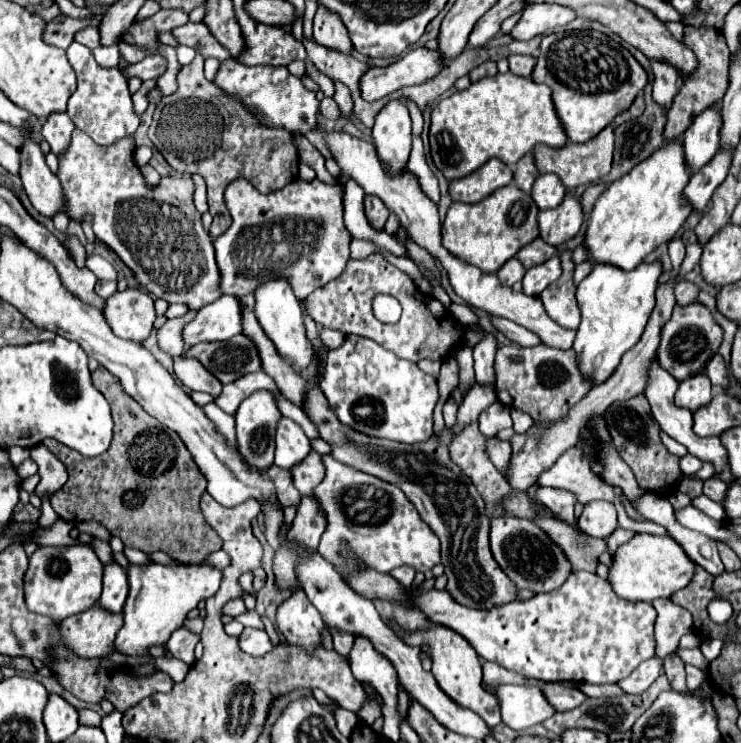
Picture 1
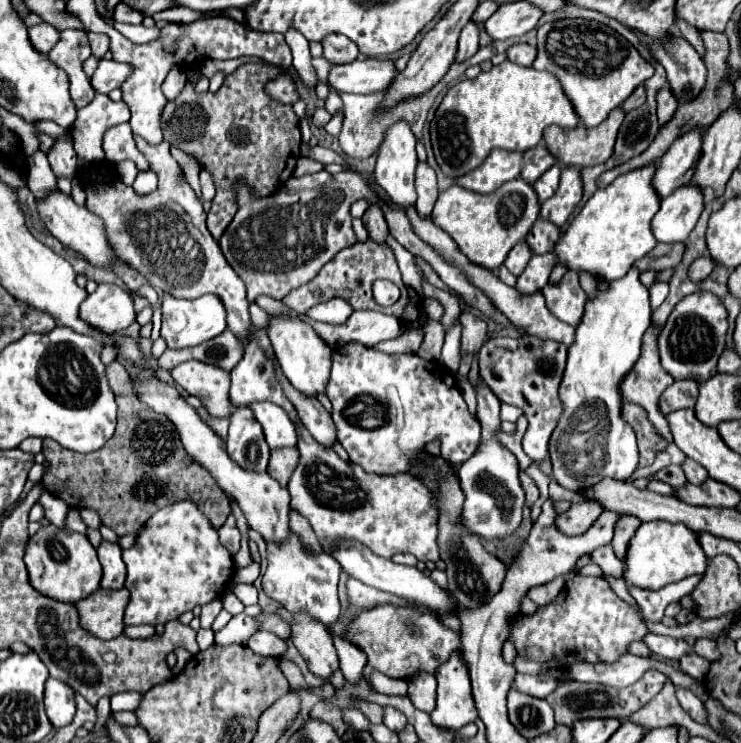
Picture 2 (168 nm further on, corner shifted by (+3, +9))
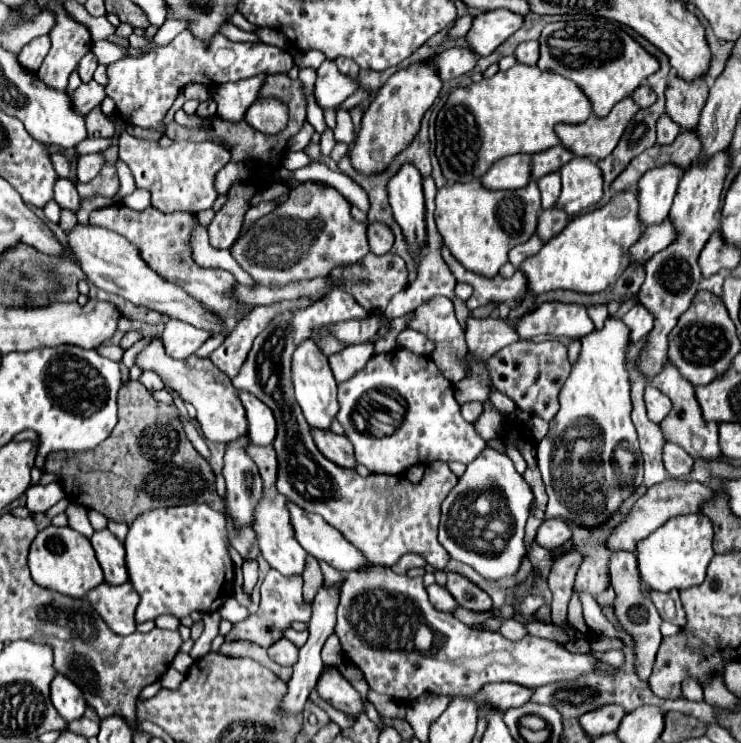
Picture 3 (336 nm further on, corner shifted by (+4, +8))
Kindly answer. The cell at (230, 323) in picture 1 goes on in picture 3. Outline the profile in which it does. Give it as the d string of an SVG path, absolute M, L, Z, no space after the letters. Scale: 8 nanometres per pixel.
M169 320L165 324L165 332L161 342L165 352L175 360L185 360L209 338L209 332L203 332L191 324L183 324L181 320Z

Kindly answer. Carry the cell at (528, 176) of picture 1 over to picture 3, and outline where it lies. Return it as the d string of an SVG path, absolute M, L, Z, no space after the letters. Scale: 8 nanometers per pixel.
M561 144L535 154L533 156L533 180L539 180L545 174L557 172L563 164L567 164L573 158L575 158L575 154L571 150L567 150L567 148L563 148Z

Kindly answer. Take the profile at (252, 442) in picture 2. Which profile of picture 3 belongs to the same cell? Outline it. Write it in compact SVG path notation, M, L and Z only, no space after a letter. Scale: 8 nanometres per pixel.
M239 438L227 444L225 452L225 512L233 518L235 528L253 526L255 508L263 496L261 476L255 462L245 454L247 438Z

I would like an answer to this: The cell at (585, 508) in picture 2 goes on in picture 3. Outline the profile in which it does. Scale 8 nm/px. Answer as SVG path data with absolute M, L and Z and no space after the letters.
M551 518L551 520L545 520L545 522L539 526L537 536L535 536L535 542L537 542L541 548L553 552L555 548L559 548L559 544L567 542L569 536L571 536L569 526L567 526L561 518Z

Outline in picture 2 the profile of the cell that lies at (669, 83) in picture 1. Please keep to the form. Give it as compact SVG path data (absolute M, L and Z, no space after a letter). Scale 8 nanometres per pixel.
M662 87L658 91L656 99L658 99L658 121L660 121L660 125L664 125L674 115L674 111L678 107L678 99L676 99L676 95L672 95L670 87Z

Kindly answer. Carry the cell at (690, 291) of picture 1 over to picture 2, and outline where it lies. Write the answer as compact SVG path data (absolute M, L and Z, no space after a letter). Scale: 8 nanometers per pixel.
M700 257L700 259L696 259L696 261L690 265L688 277L690 277L694 283L700 283L700 281L704 281L704 279L710 275L712 267L714 267L714 263L712 263L710 257Z

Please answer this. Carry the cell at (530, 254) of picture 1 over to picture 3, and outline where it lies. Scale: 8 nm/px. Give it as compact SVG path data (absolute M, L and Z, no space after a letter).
M551 208L551 210L543 210L539 216L539 226L537 226L537 234L543 242L551 240L555 234L559 234L569 222L569 214L559 210L559 208Z

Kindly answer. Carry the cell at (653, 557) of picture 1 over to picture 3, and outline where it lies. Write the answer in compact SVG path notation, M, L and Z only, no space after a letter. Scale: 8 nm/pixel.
M701 512L669 518L651 536L647 536L637 544L637 562L639 562L641 580L645 586L659 592L699 586L705 580L705 572L713 556L715 556L713 524Z

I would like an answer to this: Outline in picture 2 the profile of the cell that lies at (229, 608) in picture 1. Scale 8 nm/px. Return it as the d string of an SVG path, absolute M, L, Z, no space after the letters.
M214 599L206 605L202 605L202 613L200 613L202 627L204 627L204 623L212 623L220 611L222 611L222 599Z

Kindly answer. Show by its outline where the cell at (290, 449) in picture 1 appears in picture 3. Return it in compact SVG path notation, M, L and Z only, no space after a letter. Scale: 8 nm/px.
M239 392L239 398L247 410L247 420L249 420L249 440L259 446L267 446L275 440L275 418L271 408L267 408L261 400L255 400L249 392Z

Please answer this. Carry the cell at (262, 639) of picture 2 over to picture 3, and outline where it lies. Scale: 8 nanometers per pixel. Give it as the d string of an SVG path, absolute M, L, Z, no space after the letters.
M281 638L271 648L267 648L267 654L271 660L275 660L281 666L295 666L295 660L299 658L299 648L287 638Z

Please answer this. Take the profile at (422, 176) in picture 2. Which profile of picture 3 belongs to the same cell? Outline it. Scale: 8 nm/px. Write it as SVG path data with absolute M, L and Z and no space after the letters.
M443 246L441 252L451 272L455 274L457 282L467 282L473 286L473 296L467 300L469 310L485 306L489 304L489 300L495 300L497 304L507 302L511 308L517 308L515 300L521 298L527 290L527 280L519 270L511 278L501 278L499 274L493 278L487 278L487 276L465 270L446 246Z

